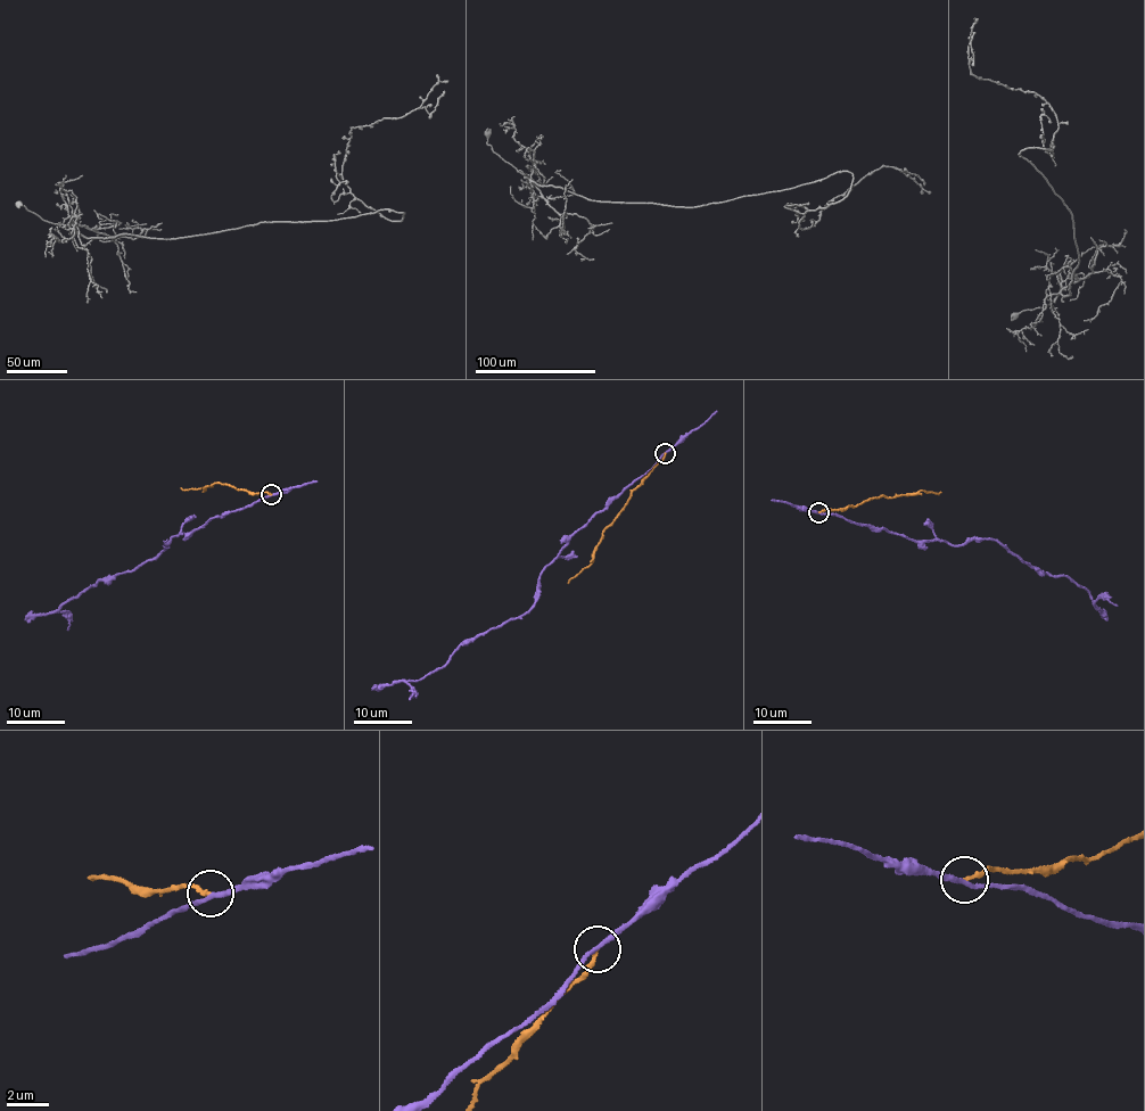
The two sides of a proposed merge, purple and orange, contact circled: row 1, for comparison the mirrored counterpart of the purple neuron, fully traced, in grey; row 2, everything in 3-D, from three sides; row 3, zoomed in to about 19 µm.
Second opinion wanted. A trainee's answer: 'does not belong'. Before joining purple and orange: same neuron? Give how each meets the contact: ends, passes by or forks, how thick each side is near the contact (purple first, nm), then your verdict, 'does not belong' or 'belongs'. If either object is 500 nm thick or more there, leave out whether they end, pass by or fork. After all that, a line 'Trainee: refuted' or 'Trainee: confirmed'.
purple passes by | orange ends | 200/190 nm | does not belong
Trainee: confirmed

